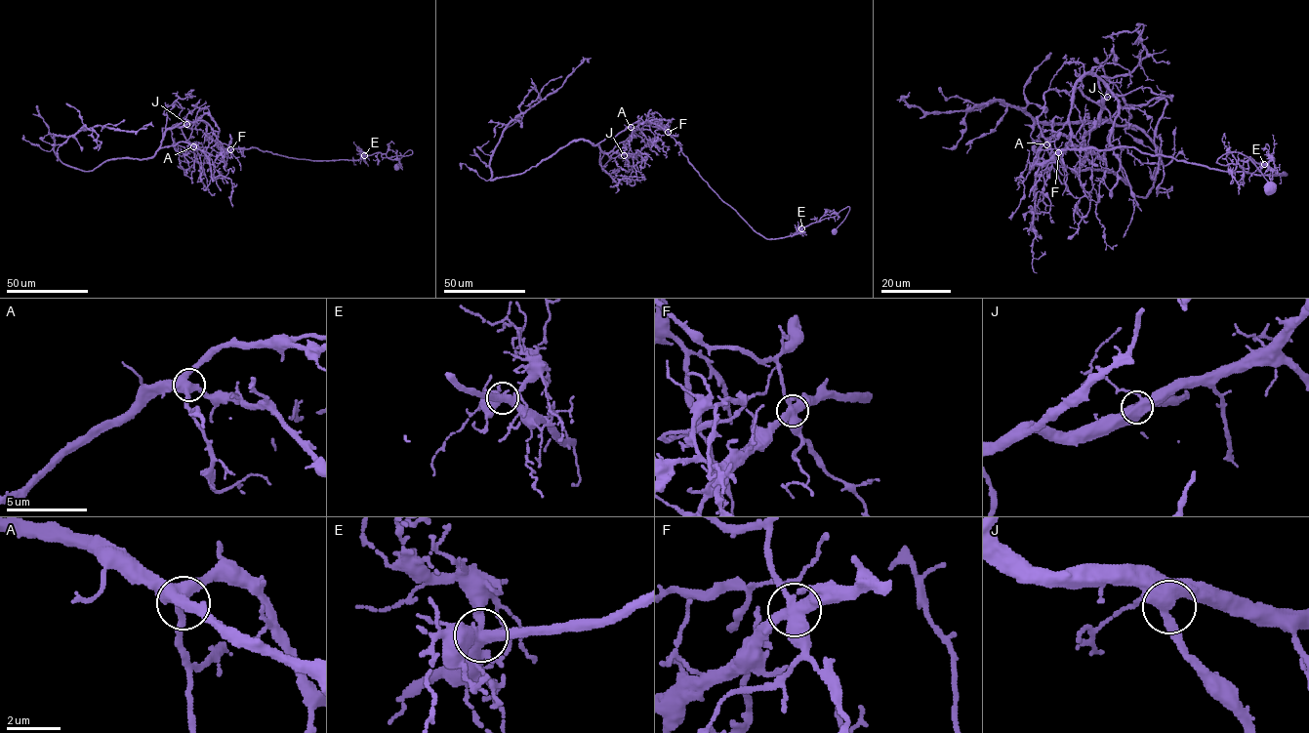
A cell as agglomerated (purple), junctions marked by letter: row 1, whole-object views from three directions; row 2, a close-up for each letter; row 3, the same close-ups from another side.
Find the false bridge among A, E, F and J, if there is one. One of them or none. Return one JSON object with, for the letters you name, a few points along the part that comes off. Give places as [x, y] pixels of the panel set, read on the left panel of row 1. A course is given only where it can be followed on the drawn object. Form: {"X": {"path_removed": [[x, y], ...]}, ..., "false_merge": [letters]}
{"F": {"path_removed": [[230, 149], [256, 147], [328, 160], [377, 152], [386, 157], [407, 155], [411, 149], [395, 170]]}, "false_merge": ["F"]}

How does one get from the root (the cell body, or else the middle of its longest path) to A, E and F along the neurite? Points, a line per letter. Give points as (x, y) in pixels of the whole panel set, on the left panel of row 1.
A: (182, 121), (166, 131), (160, 147), (181, 142), (193, 146)
E: (182, 121), (204, 120), (216, 137), (230, 149), (256, 147), (311, 160), (357, 160), (364, 155)
F: (182, 121), (204, 120), (216, 137), (230, 149)

